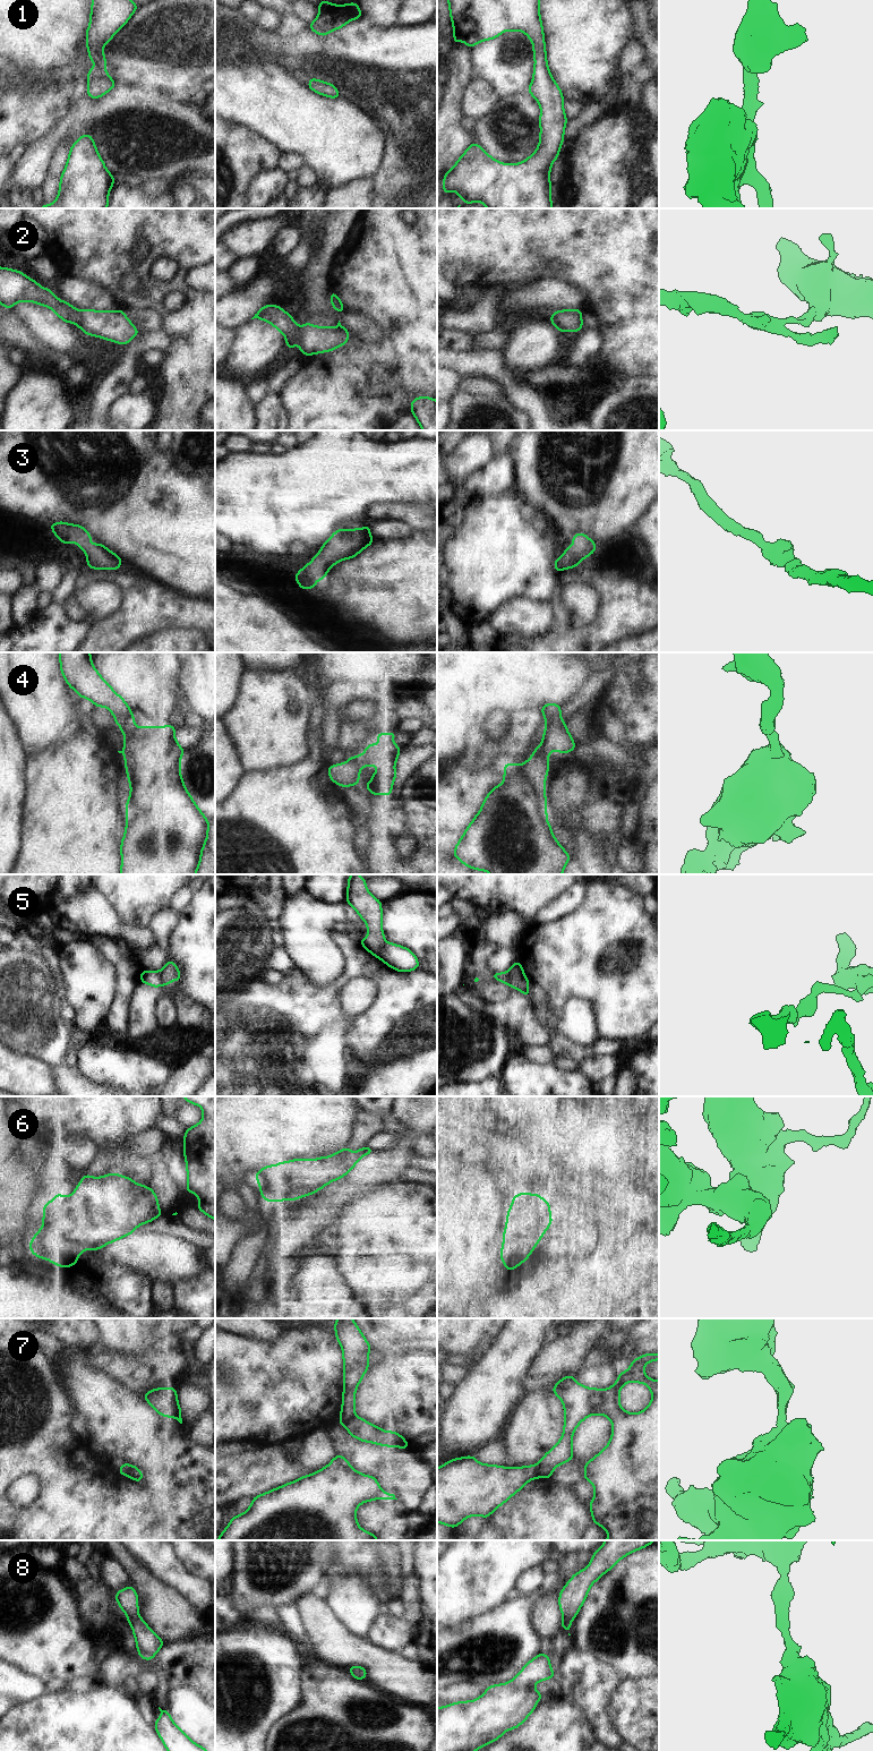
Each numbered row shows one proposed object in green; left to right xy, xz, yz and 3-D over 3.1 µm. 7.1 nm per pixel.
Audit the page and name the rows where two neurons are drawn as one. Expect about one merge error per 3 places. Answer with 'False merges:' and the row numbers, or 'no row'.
False merges: 5, 7

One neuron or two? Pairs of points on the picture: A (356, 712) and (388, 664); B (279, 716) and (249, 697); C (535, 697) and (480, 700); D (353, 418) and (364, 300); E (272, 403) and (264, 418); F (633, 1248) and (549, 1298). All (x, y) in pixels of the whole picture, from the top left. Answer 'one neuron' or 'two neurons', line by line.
A: two neurons
B: one neuron
C: one neuron
D: one neuron
E: one neuron
F: one neuron

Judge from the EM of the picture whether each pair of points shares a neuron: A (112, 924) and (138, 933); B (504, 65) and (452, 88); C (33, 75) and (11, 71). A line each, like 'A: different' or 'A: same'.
A: same
B: different
C: different

